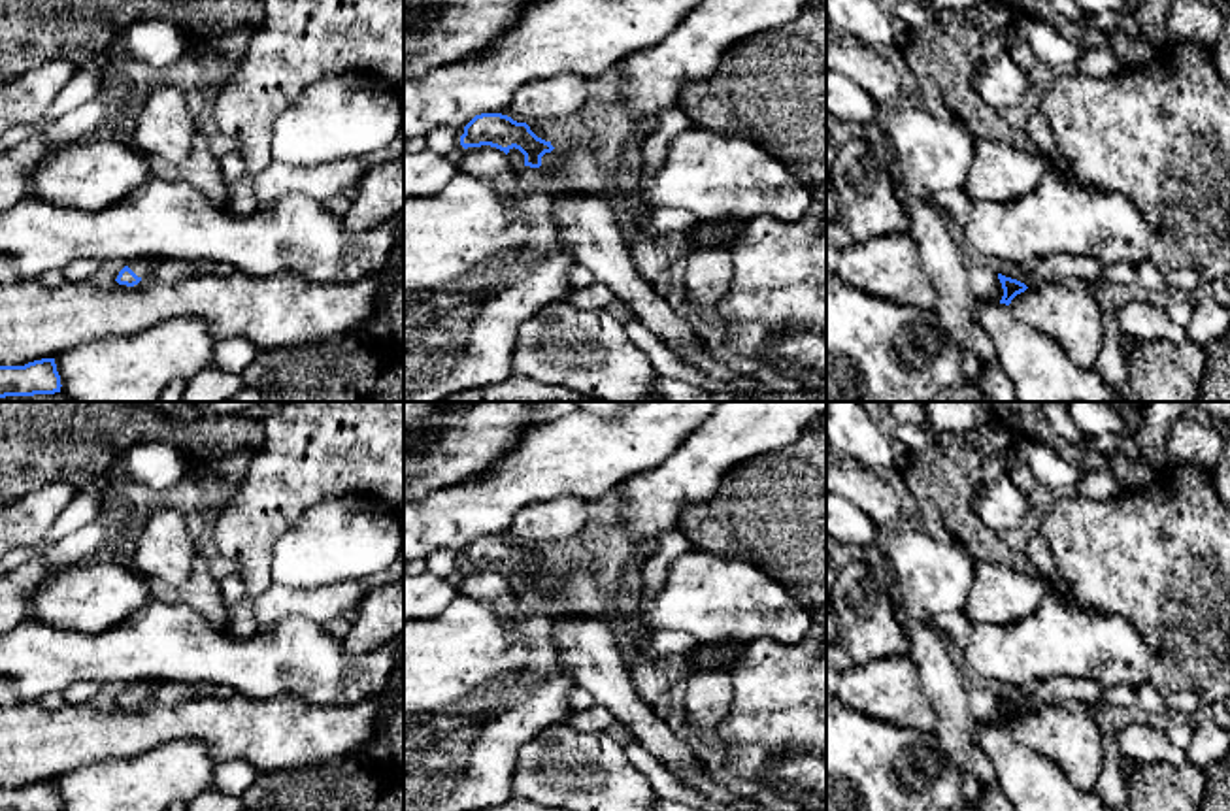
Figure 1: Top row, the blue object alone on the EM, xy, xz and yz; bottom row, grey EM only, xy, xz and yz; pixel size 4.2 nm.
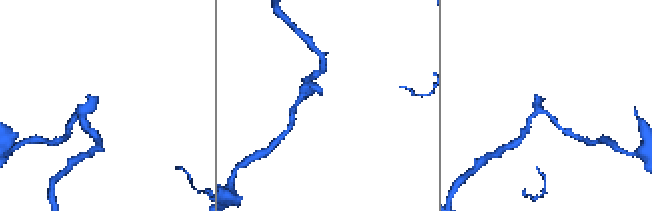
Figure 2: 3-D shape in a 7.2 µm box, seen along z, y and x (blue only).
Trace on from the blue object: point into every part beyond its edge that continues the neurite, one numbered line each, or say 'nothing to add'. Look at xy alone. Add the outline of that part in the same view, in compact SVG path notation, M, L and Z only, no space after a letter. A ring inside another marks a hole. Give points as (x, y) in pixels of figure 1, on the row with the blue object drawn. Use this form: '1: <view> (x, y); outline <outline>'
1: xy (142, 268); outline M136 260L126 264L138 277L145 279L149 273L153 273L157 270L157 262L149 262L149 260Z

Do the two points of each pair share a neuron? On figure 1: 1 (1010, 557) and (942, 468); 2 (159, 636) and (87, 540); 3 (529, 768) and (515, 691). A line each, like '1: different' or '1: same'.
1: same
2: different
3: different

